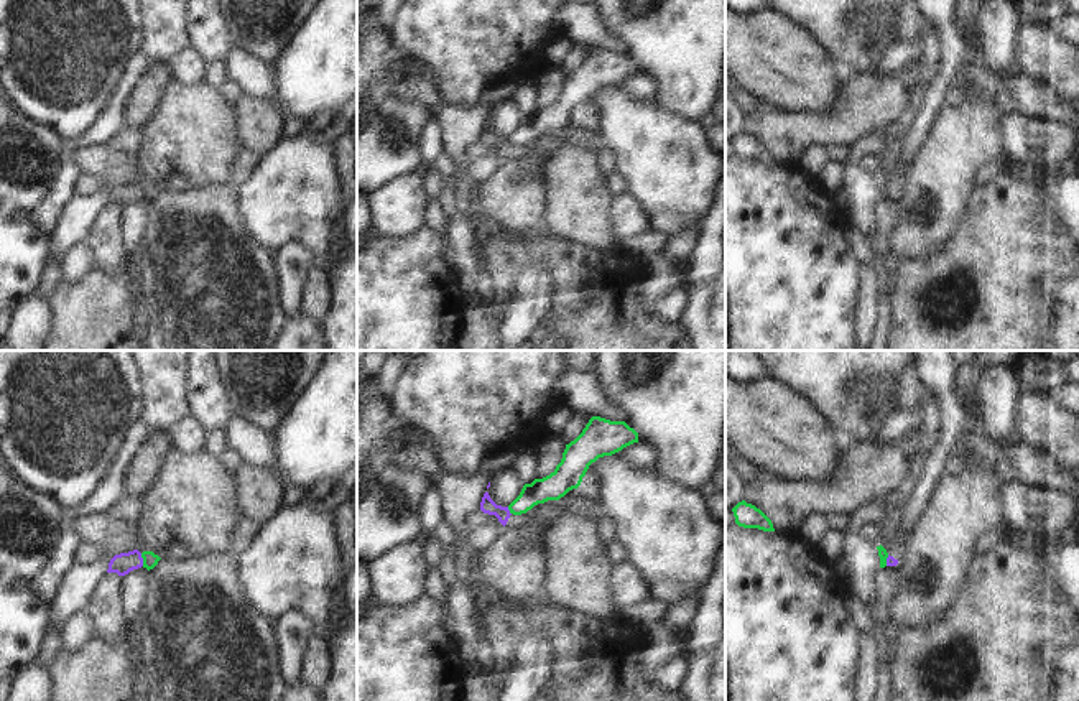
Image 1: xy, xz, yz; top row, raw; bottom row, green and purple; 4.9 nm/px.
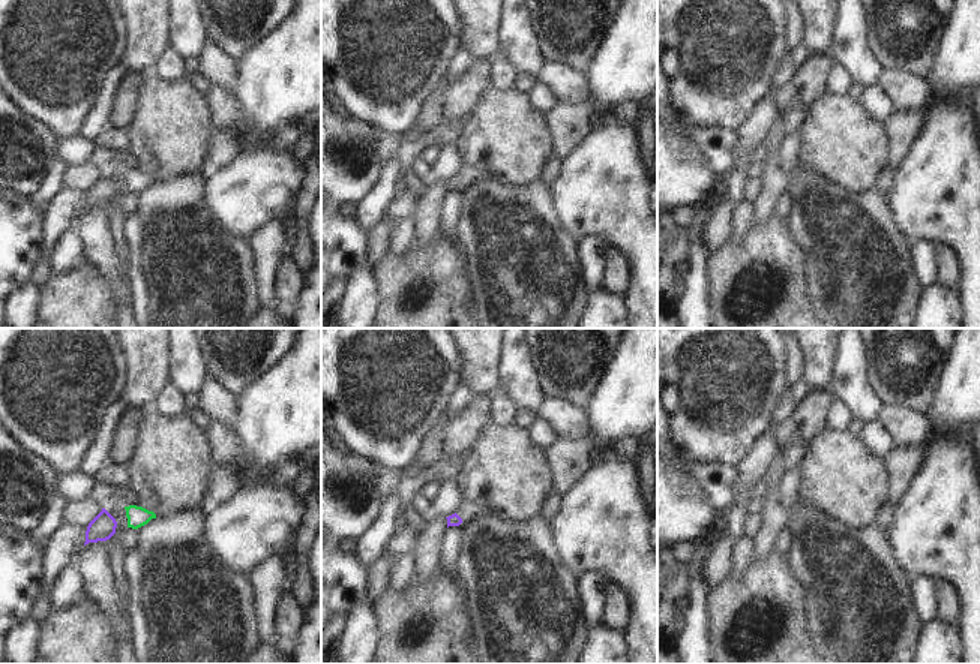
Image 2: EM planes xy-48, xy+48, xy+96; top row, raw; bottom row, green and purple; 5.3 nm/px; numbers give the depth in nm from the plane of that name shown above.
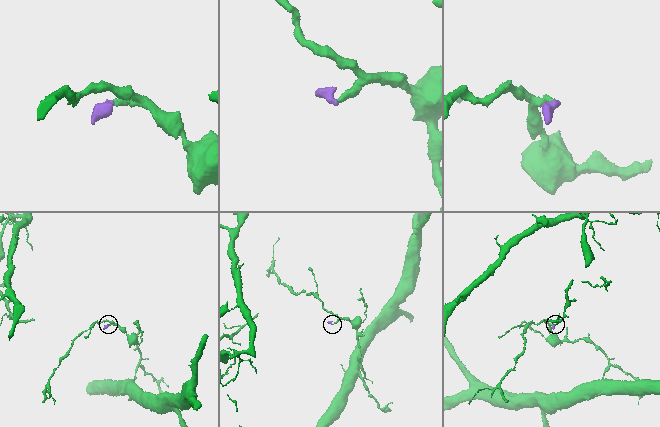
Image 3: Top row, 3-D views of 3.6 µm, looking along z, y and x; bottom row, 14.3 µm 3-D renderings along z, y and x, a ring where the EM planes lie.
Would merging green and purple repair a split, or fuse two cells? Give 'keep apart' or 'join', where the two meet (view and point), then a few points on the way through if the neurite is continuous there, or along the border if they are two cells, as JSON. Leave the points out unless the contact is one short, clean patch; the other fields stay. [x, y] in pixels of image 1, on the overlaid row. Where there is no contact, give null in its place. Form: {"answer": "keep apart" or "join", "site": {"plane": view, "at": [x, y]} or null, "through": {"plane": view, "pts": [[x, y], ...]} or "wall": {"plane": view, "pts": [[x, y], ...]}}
{"answer": "keep apart", "site": {"plane": "xy", "at": [143, 560]}, "wall": {"plane": "xy", "pts": [[140, 553], [143, 565]]}}

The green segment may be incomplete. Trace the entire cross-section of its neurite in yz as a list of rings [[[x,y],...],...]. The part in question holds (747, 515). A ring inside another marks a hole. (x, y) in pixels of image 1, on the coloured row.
[[[745,500],[739,502],[732,512],[739,527],[775,532],[771,520],[760,508]]]

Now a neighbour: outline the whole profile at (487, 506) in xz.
[[[489,492],[480,510],[495,515],[503,527],[520,528],[541,522],[546,576],[541,596],[556,606],[564,606],[594,619],[609,617],[617,610],[612,589],[612,568],[602,545],[594,513],[567,510],[561,500],[535,505],[521,515],[497,505]]]

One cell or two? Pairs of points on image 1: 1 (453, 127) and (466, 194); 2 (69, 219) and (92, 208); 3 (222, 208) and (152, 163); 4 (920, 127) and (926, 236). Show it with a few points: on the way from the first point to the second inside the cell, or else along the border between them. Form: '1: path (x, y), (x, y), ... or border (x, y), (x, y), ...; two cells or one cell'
1: path (456, 143), (456, 152), (463, 162), (463, 178); one cell
2: path (74, 219), (87, 208); one cell
3: border (224, 185), (162, 191); two cells
4: border (938, 112), (926, 140), (910, 167); two cells

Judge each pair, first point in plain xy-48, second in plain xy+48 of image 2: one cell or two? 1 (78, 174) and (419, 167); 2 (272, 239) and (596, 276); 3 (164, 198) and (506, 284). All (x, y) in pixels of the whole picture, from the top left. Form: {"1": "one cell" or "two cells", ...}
{"1": "two cells", "2": "one cell", "3": "one cell"}

